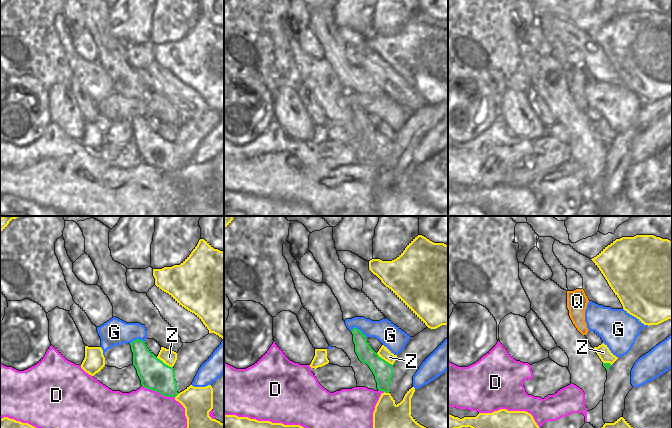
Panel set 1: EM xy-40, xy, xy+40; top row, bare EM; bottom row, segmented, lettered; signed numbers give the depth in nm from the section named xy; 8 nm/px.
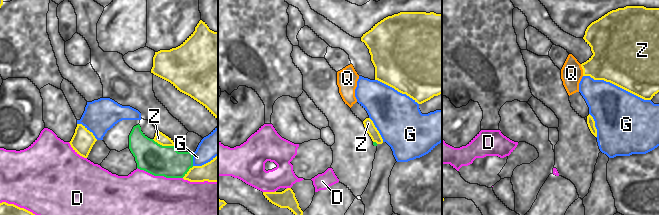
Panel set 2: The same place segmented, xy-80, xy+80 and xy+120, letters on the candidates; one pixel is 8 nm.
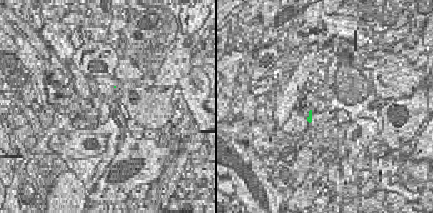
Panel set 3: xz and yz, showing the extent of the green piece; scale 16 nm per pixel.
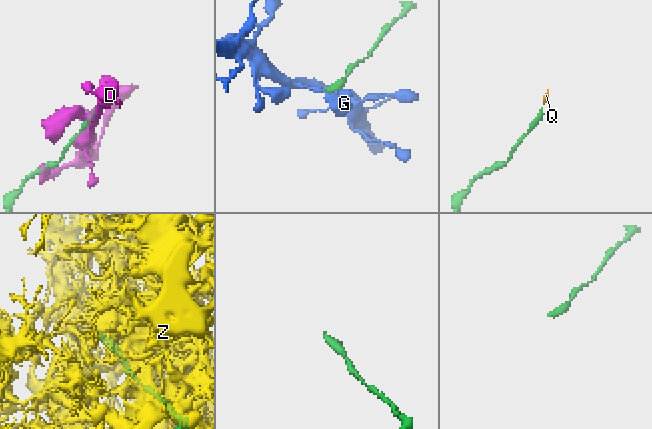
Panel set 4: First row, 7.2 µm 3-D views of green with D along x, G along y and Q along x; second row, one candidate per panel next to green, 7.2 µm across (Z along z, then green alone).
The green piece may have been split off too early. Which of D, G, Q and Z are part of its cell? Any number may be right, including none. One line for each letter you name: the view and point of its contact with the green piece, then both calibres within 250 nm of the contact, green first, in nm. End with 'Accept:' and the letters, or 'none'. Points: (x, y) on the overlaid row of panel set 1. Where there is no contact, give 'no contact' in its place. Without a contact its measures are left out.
Q: no contact
Accept: Q

